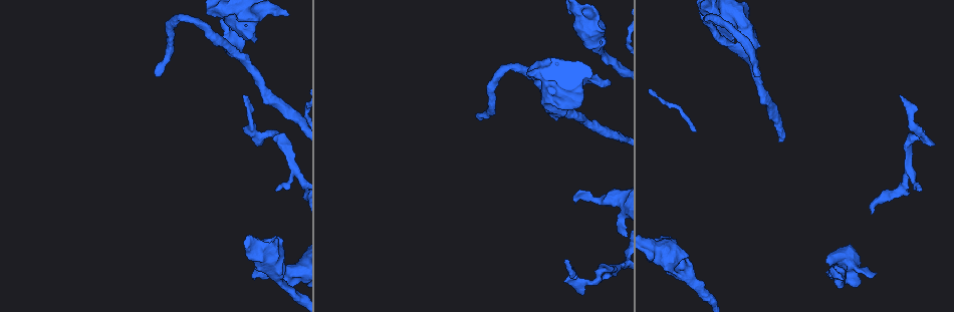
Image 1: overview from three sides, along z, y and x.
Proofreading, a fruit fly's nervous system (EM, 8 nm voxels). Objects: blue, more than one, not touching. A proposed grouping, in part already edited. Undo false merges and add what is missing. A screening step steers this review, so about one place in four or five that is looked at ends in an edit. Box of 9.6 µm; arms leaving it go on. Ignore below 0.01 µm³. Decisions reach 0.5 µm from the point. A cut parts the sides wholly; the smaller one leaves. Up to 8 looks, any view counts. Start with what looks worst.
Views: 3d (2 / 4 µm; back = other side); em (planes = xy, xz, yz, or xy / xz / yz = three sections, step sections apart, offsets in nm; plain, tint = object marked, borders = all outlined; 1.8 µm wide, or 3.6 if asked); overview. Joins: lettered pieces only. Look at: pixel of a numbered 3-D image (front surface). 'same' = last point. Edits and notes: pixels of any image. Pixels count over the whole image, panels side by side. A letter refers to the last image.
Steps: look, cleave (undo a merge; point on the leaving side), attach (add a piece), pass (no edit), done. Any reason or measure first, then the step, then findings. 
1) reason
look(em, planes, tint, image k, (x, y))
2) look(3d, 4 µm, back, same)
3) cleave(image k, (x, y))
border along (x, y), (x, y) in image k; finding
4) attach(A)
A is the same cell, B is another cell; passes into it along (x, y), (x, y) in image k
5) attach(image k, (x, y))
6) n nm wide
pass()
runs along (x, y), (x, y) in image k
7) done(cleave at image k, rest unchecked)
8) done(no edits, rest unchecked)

branch stops here
look(3d, 2 µm, image 1, (254, 278))

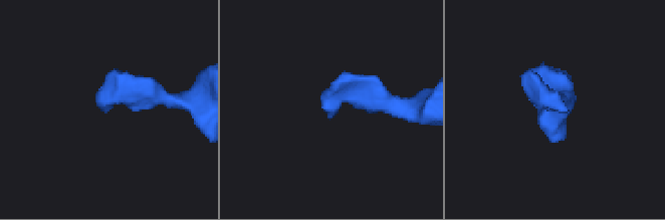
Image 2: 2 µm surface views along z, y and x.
need the tissue
look(em, 3.6 µm, planes, borders, image 2, (106, 111))

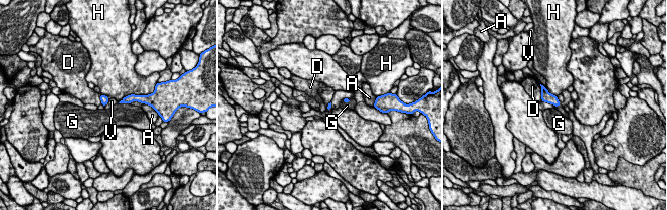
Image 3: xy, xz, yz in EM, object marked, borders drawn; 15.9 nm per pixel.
pass()
A, D, G, H and V are other cells; border along (109, 99), (104, 107) in image 3; none of them fits

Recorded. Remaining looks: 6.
three arms meet
look(3d, 2 µm, image 1, (743, 50))

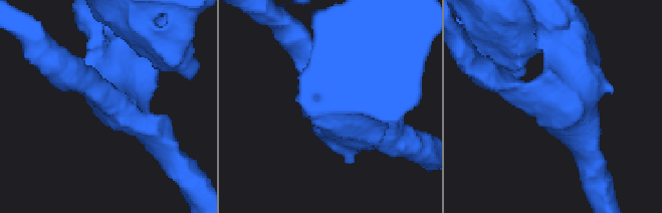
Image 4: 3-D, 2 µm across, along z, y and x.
3 arms; arms of 220, 240, 380 nm
look(em, xz, step 8, tint, image 4, (559, 99))

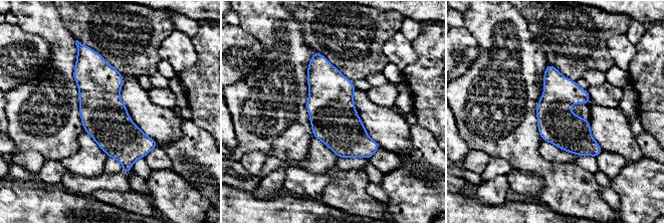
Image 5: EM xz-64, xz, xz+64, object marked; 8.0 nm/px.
look(em, planes, borders, same)

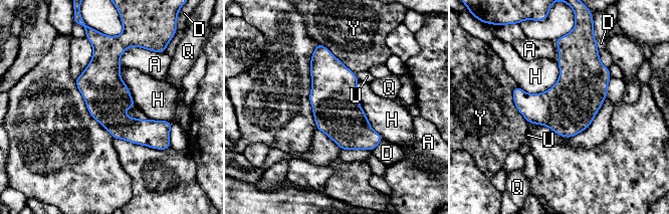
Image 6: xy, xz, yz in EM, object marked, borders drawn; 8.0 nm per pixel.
360 nm wide
pass()
A, D, H, Q, U and Y are other cells; border along (560, 67), (541, 92), (516, 85) in image 6; continuous, no second neuron

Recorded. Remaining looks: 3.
an open end
look(3d, 4 µm, image 1, (901, 95))

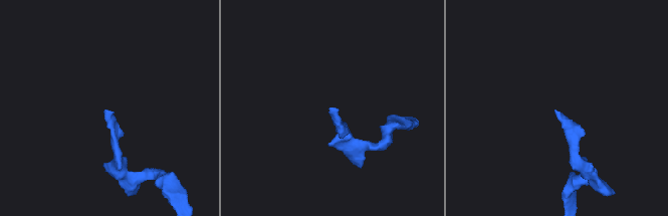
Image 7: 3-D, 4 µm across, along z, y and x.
shape alone is not enough
look(em, xz, step 8, tint, image 7, (104, 110))

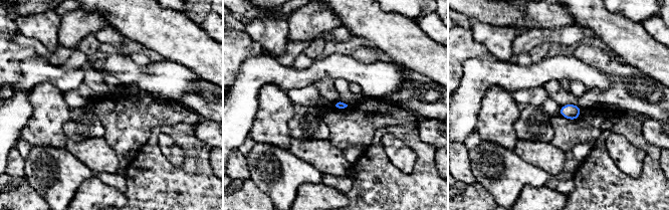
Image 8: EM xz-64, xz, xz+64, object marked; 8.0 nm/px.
another direction
look(em, planes, borders, same)

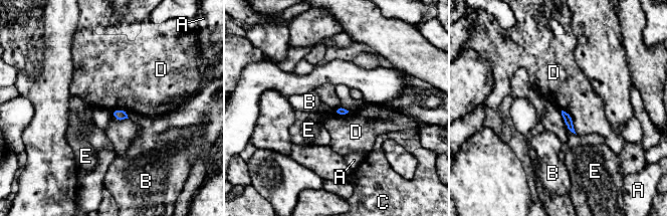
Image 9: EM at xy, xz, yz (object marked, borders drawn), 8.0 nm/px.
pass()
A, B, C, D and E are other cells; border along (562, 110), (572, 118), (577, 134) in image 9; no lettered piece goes on from it

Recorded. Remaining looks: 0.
done(no edits, rest unchecked)

